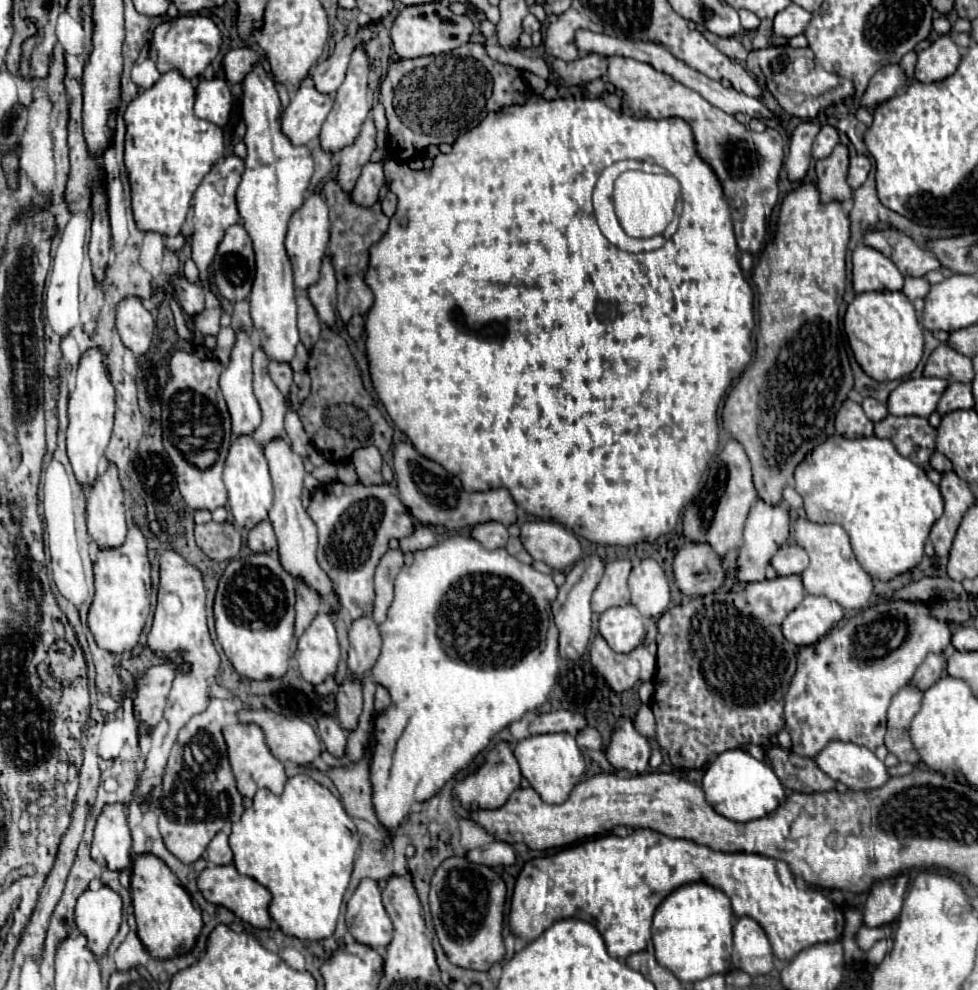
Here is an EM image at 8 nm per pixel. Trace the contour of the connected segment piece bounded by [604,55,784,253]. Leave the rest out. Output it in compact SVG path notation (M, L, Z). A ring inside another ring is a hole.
M608 57L608 73L604 77L616 89L624 91L624 113L632 117L680 117L692 125L698 153L716 171L734 221L736 241L742 251L758 253L766 235L766 219L778 203L778 173L784 159L784 143L776 129L756 133L738 123L734 115L710 105L700 93L684 87L666 73L656 71L648 63L640 63L626 57Z

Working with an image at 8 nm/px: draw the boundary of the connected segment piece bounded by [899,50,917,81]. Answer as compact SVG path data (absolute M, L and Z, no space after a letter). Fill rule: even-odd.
M914 50L907 53L899 62L899 65L905 72L908 81L910 81L913 77L916 62L917 53Z

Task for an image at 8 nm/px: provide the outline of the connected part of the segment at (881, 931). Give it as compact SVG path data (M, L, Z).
M896 921L886 923L886 925L878 925L878 927L866 927L866 925L864 925L864 927L858 931L858 945L860 945L864 951L868 951L876 941L890 937L894 925L896 925Z

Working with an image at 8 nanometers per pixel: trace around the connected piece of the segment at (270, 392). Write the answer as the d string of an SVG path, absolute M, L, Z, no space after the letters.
M256 347L252 363L254 363L254 395L262 409L262 423L252 437L260 445L266 445L274 437L286 437L284 431L286 405L282 393L278 391L278 387L274 387L274 381L268 375L270 359L262 347Z

